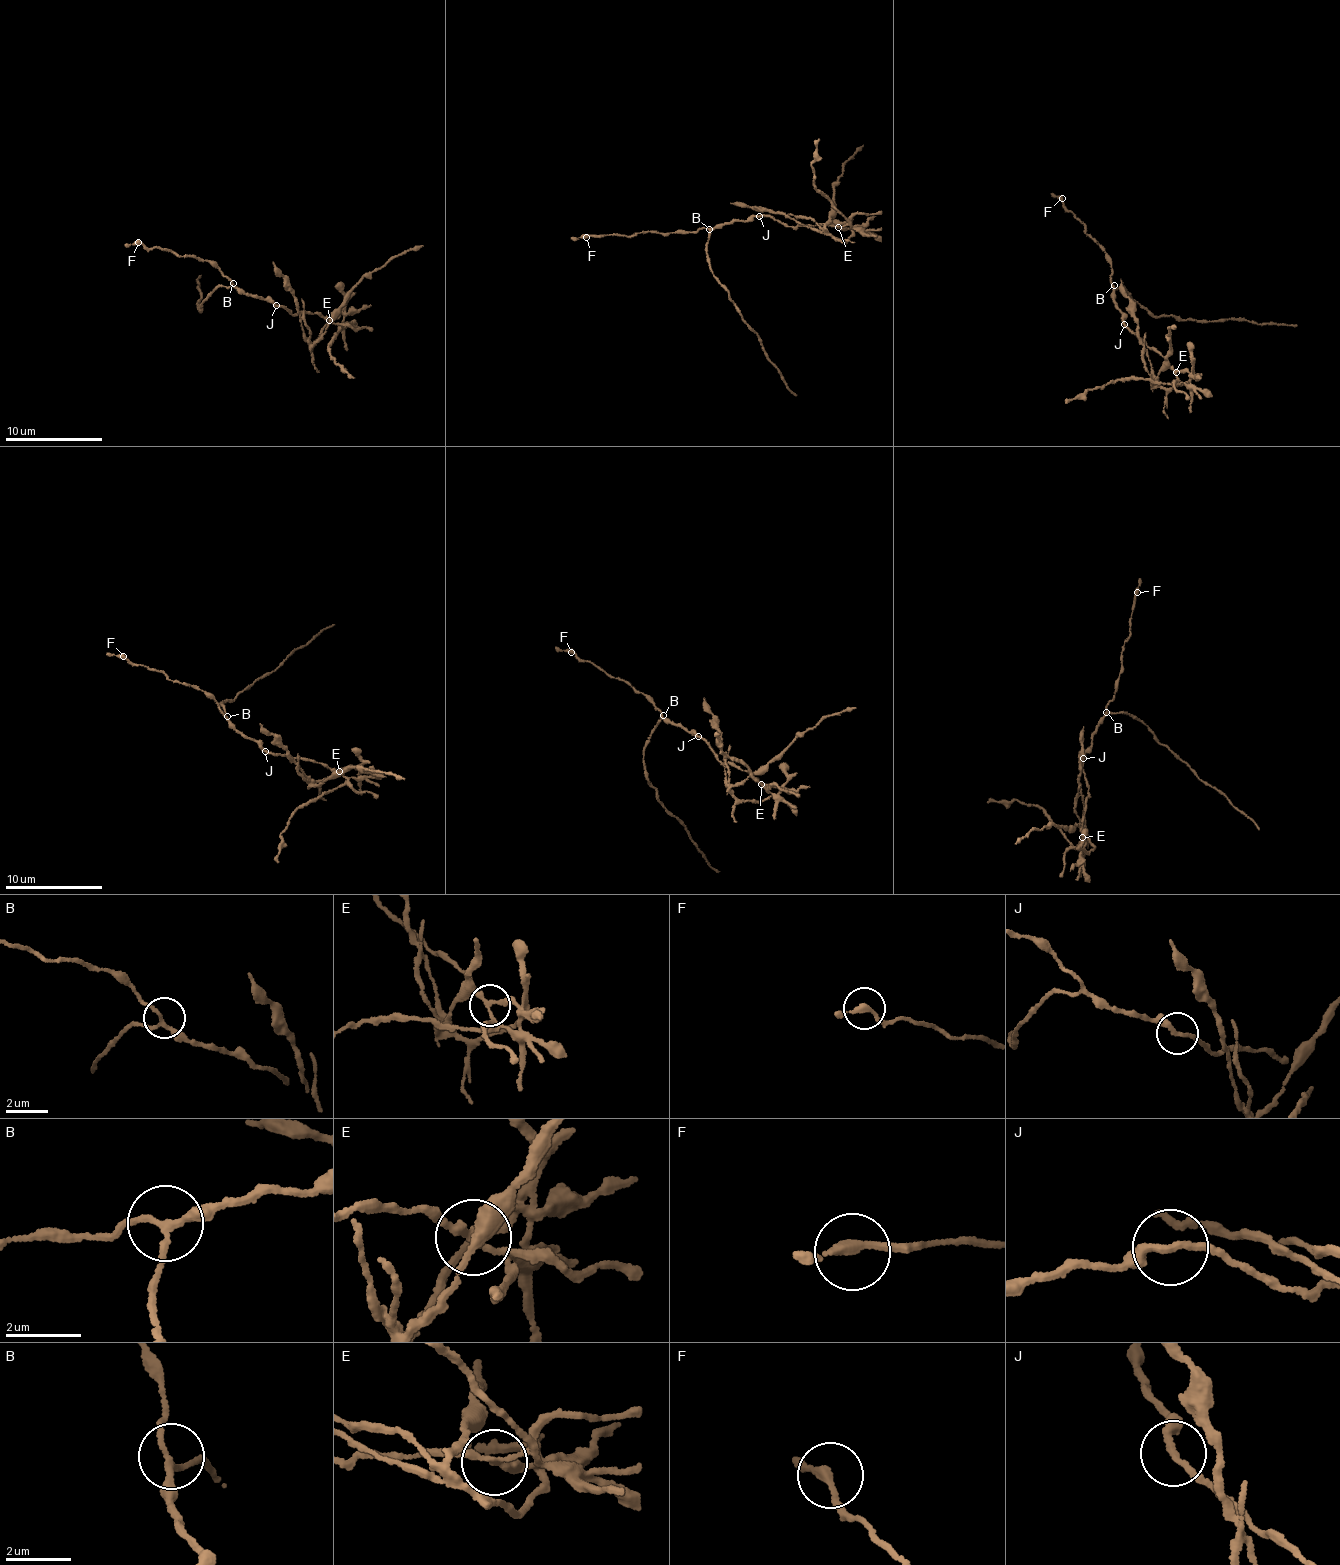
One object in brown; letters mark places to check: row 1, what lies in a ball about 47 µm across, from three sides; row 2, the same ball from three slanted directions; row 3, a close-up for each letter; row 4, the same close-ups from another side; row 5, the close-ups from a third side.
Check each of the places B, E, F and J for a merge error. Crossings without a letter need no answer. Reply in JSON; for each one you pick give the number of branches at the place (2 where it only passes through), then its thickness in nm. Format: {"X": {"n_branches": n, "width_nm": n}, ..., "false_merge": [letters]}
{"E": {"n_branches": 4, "width_nm": 170}, "false_merge": ["E"]}

